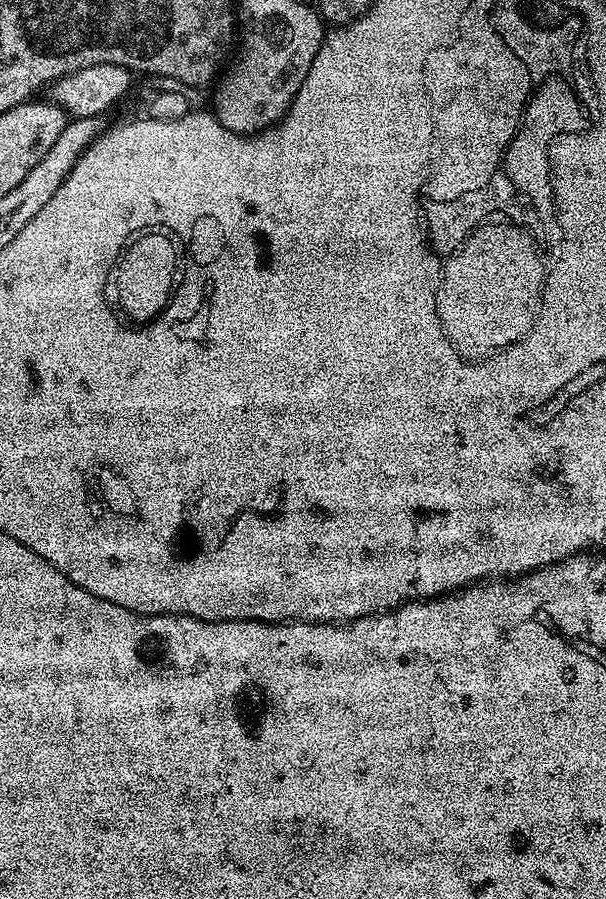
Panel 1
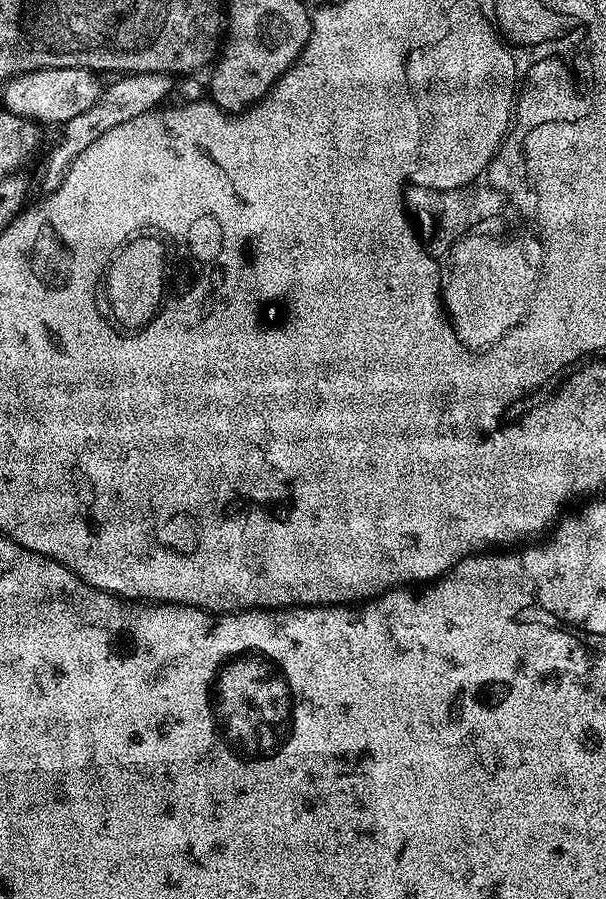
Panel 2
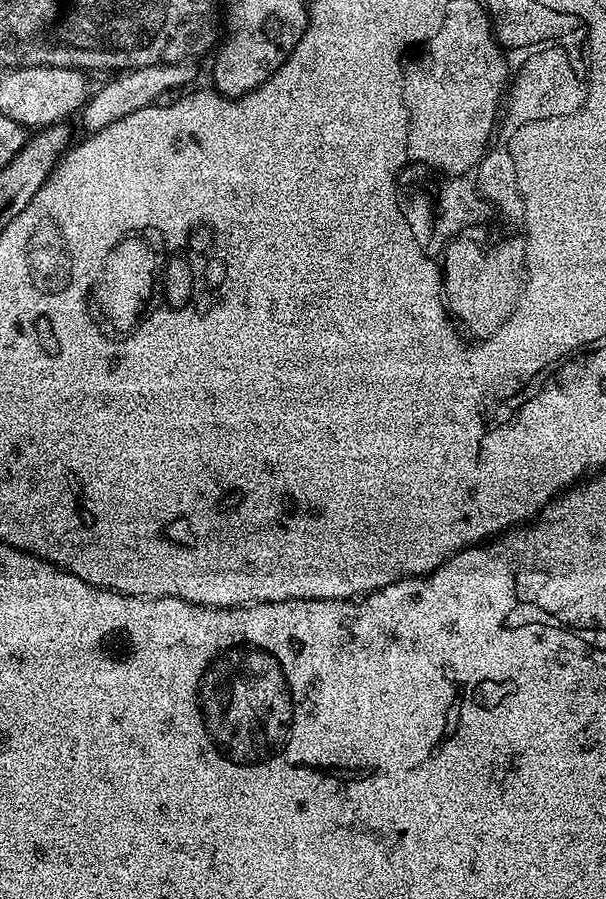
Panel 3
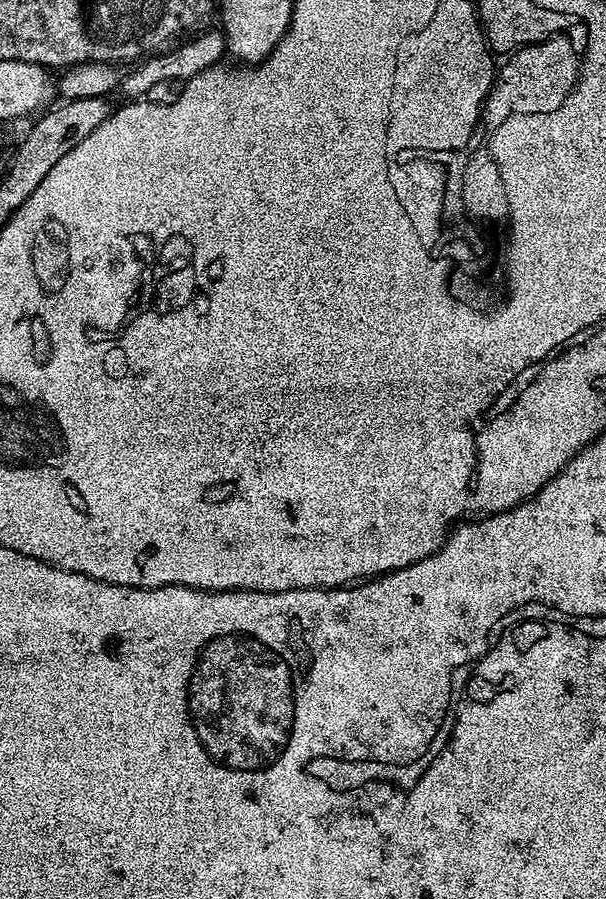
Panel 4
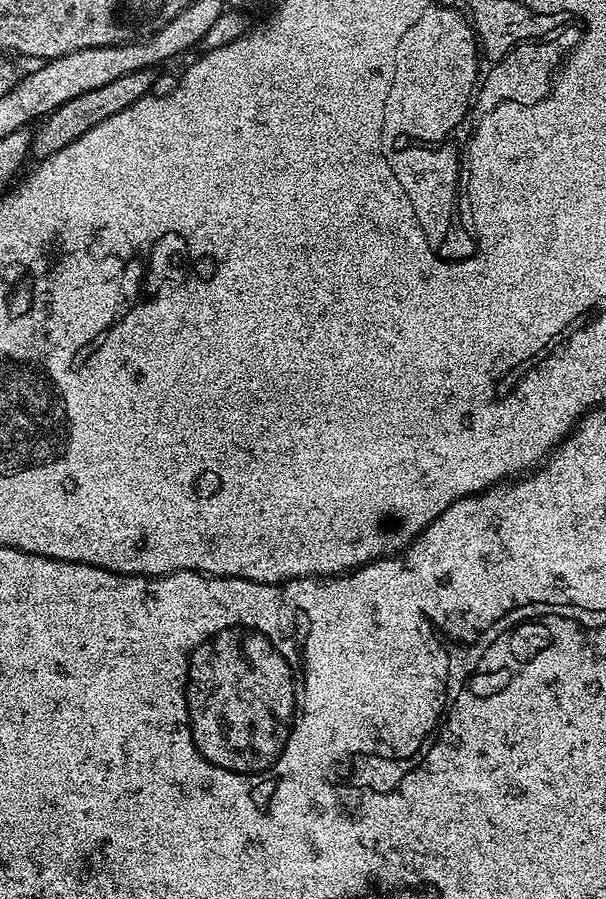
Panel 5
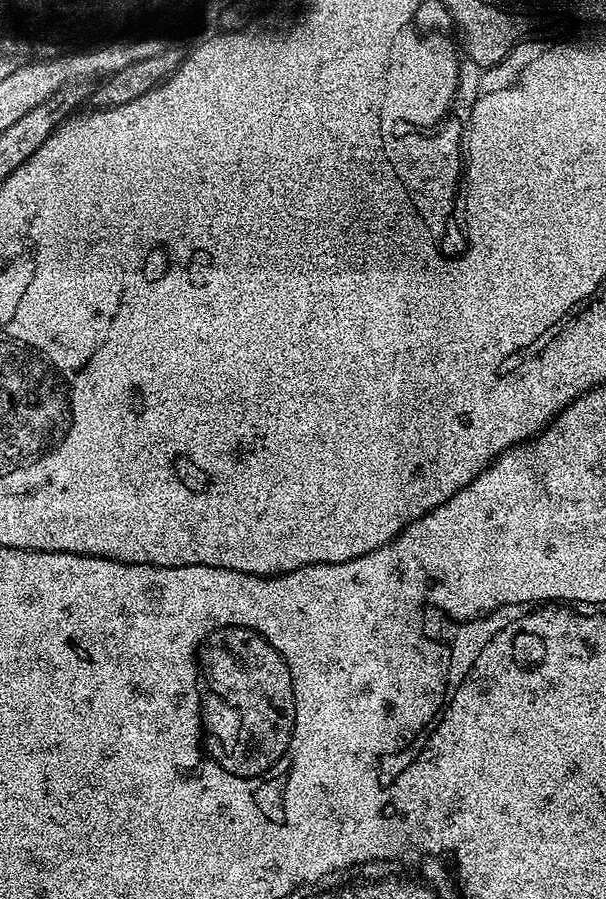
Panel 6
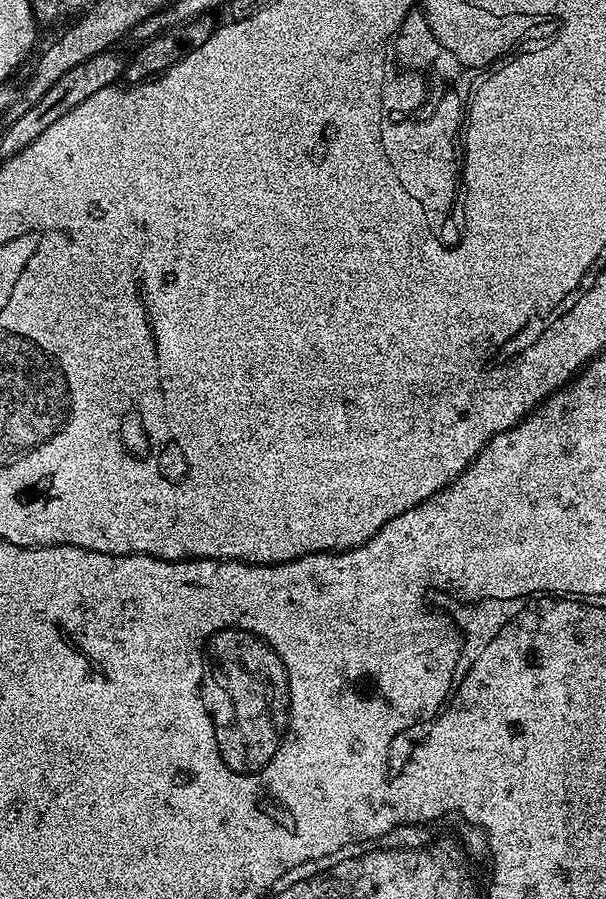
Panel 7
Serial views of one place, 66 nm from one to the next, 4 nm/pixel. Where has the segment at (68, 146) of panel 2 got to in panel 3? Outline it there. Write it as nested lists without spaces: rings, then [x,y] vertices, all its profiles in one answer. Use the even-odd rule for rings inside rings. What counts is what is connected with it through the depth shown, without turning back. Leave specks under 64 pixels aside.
[[[185,62],[183,64],[155,64],[154,66],[142,66],[141,68],[129,68],[127,70],[121,71],[119,74],[113,75],[116,76],[113,78],[113,80],[108,80],[105,82],[104,85],[101,86],[100,89],[93,91],[91,95],[89,95],[88,103],[84,105],[83,108],[80,109],[78,113],[78,121],[80,120],[80,124],[85,129],[83,130],[85,133],[91,134],[94,132],[97,132],[98,130],[102,130],[106,126],[110,126],[110,122],[118,122],[118,118],[126,118],[126,114],[134,114],[134,110],[142,110],[143,108],[150,107],[151,104],[157,103],[161,98],[167,97],[164,96],[167,94],[167,92],[172,92],[175,90],[175,88],[184,88],[187,89],[189,86],[187,84],[192,84],[196,80],[196,68],[195,63],[192,62]]]

